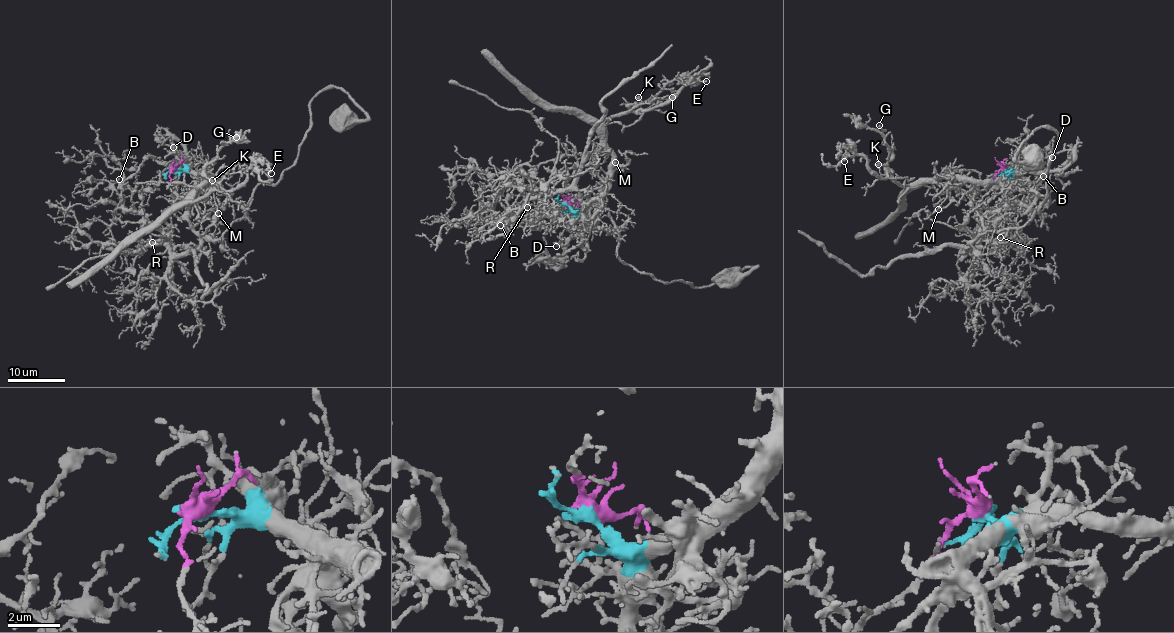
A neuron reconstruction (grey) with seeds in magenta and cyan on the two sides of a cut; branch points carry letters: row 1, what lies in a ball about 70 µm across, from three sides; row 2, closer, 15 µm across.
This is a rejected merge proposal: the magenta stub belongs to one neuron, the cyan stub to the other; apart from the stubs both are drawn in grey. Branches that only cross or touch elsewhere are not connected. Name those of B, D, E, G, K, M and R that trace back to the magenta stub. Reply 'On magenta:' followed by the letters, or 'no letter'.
On magenta: B, R

